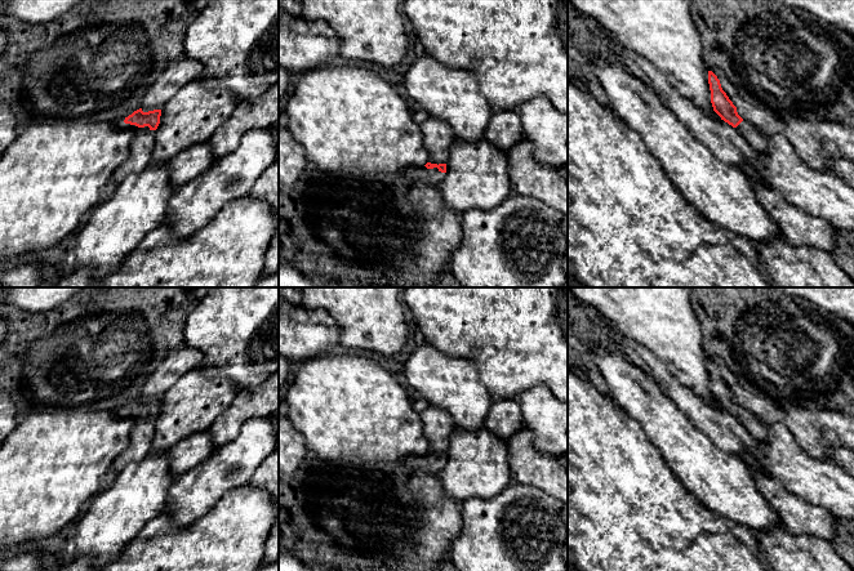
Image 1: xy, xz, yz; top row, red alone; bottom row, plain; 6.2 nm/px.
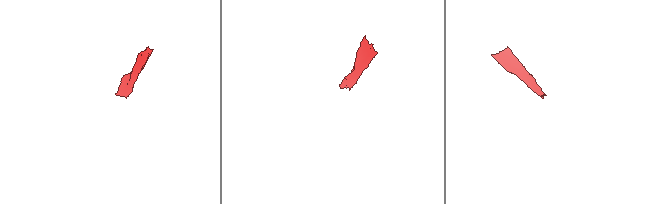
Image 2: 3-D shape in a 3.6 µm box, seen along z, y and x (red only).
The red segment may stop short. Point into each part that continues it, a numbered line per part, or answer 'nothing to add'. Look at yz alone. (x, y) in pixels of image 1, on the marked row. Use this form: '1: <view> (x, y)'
1: yz (748, 132)

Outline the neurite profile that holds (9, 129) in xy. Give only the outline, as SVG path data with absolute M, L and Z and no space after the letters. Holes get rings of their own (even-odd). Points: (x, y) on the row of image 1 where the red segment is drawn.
M0 110L0 157L18 137L18 122L12 110Z

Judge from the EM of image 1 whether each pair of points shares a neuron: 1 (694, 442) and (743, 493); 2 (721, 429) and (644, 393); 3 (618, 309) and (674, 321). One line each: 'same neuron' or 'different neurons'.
1: same neuron
2: different neurons
3: same neuron

